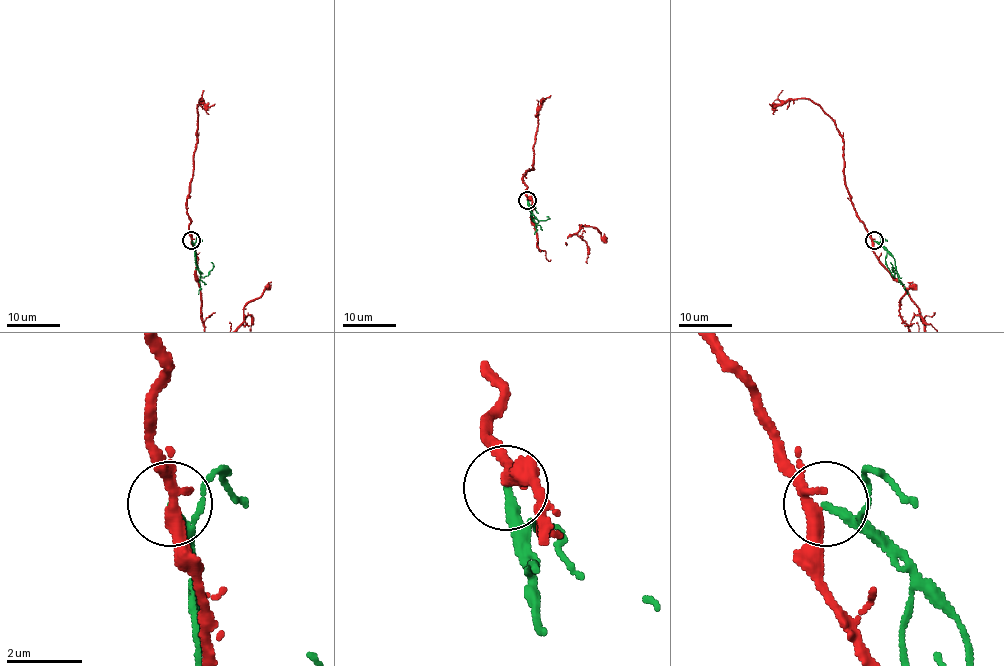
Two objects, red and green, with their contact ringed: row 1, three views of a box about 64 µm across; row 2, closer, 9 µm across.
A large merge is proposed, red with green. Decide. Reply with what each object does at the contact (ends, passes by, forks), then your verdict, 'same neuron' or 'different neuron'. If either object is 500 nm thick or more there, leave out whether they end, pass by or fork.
red forks | green ends | different neuron

